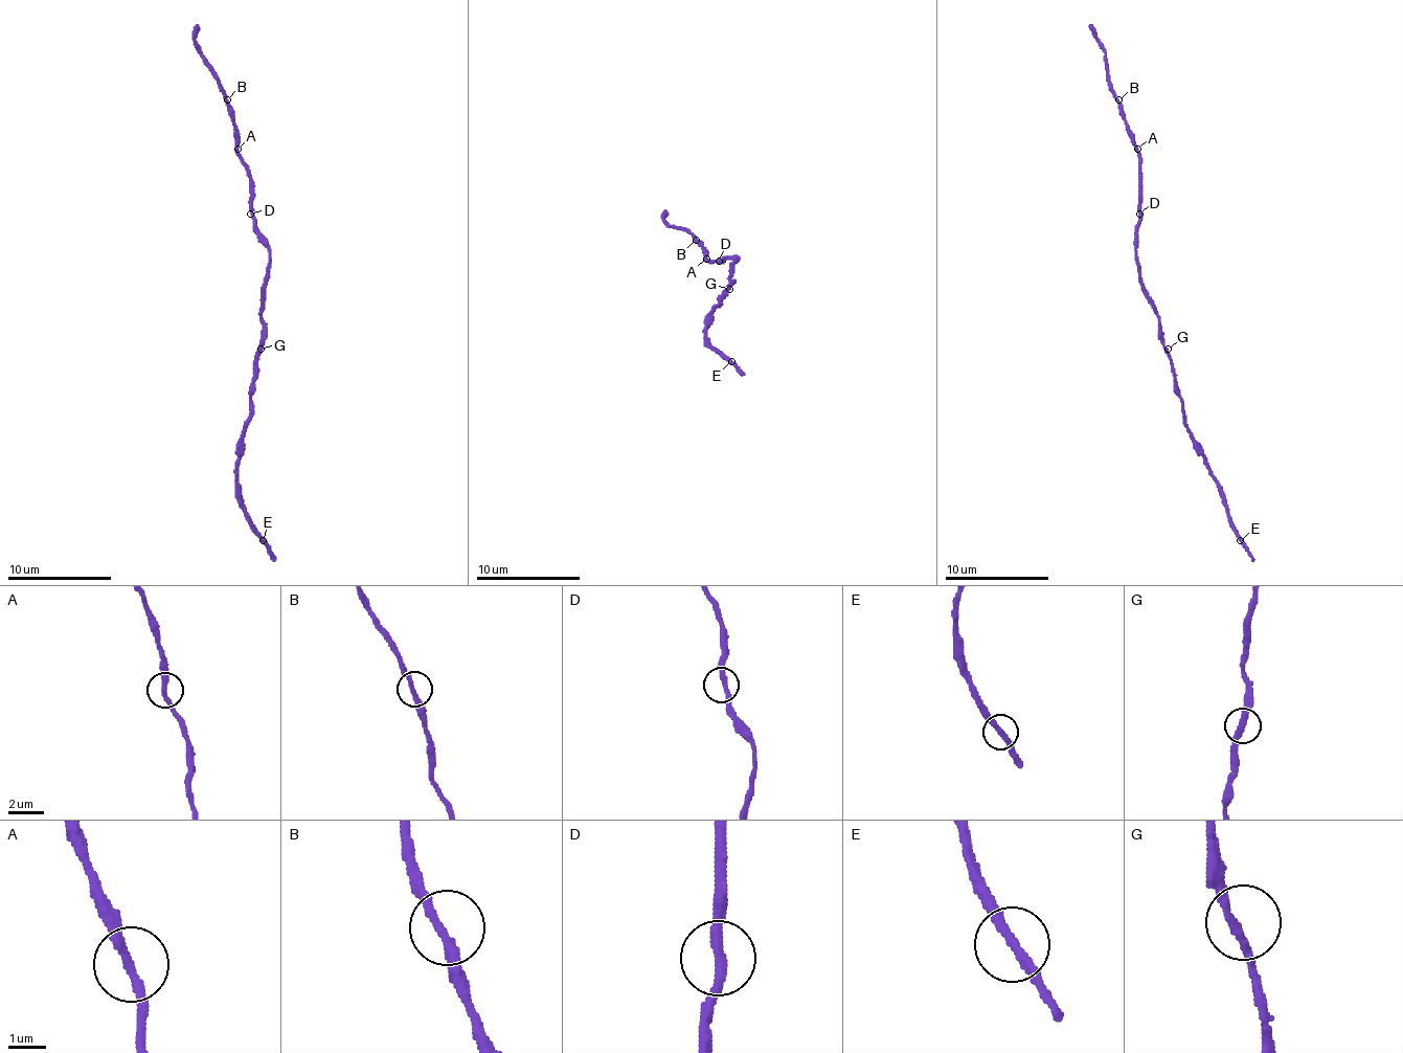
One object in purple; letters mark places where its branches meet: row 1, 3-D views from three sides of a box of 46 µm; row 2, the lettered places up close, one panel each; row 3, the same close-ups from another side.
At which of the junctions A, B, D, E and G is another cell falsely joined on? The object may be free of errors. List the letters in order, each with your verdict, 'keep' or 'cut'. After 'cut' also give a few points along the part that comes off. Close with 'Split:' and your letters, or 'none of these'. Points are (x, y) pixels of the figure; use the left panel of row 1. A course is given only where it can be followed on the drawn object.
A: keep
B: keep
D: keep
E: keep
G: keep
Split: none of these

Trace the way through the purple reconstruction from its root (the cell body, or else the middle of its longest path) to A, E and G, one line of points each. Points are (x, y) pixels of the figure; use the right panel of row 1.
A: (1148, 299), (1137, 261), (1137, 149)
E: (1148, 299), (1157, 317), (1173, 393), (1181, 400), (1194, 450), (1204, 460), (1241, 540)
G: (1148, 299), (1157, 317), (1160, 340), (1168, 349)

